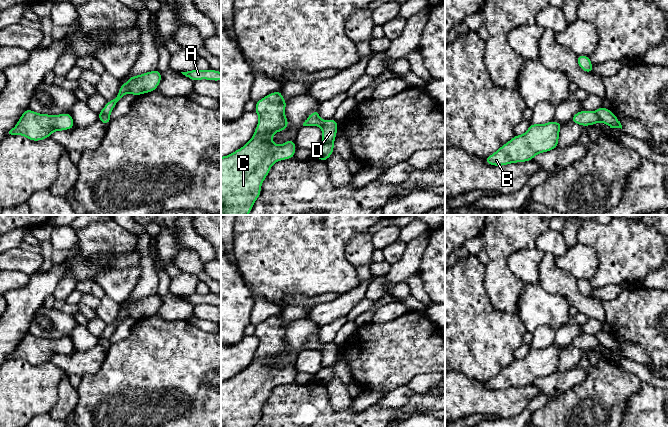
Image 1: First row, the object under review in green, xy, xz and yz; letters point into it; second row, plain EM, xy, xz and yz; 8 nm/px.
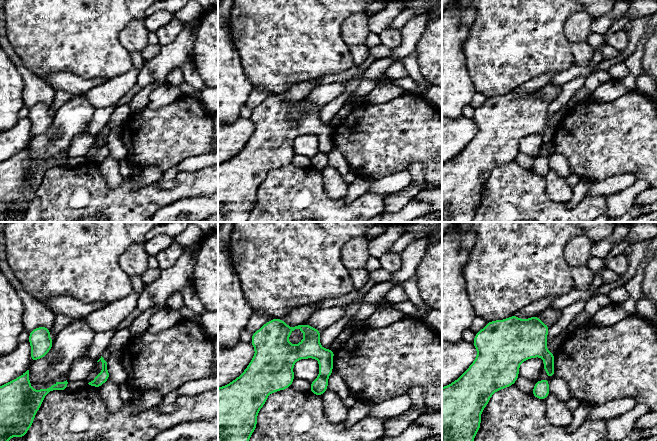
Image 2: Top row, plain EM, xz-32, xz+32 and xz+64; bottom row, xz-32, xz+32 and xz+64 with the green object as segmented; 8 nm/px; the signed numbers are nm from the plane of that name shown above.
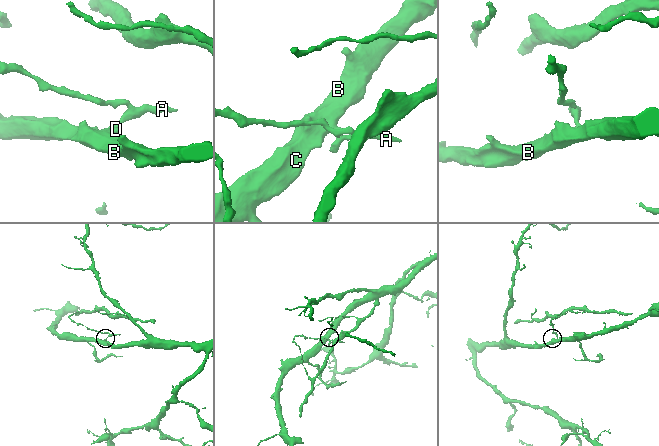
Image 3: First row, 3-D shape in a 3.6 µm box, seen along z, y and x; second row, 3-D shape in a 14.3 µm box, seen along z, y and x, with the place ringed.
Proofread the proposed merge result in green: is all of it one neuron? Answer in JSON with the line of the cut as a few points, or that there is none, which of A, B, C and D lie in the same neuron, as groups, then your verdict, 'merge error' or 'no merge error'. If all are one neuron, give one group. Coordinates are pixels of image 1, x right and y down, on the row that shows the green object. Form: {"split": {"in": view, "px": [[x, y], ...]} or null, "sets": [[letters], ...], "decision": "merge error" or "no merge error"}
{"split": {"in": "xz", "px": [[322, 141], [333, 142]]}, "sets": [["A"], ["B", "C", "D"]], "decision": "merge error"}

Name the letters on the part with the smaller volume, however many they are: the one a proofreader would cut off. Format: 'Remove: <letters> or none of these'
Remove: A

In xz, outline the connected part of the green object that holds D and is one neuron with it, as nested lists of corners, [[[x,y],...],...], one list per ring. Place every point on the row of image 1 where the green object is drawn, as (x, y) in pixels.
[[[319,110],[313,111],[303,123],[303,126],[318,126],[322,129],[322,142],[334,142],[337,135],[338,122],[334,119],[322,120],[319,116]]]

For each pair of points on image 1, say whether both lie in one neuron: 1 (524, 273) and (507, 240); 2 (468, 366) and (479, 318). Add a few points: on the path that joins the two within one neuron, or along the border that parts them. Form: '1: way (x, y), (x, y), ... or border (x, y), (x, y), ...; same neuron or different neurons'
1: border (535, 247), (510, 254), (507, 267), (513, 275); different neurons
2: way (475, 354), (475, 330); same neuron

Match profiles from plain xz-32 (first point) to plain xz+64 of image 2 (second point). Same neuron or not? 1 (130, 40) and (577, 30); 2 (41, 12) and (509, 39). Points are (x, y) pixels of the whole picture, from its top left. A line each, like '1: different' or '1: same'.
1: same
2: same

